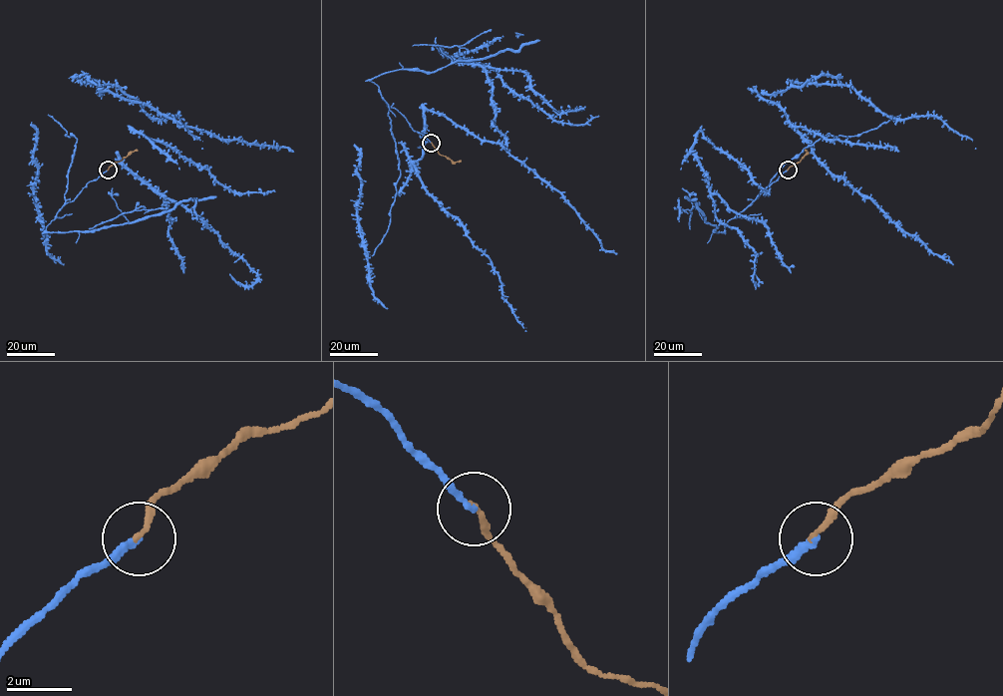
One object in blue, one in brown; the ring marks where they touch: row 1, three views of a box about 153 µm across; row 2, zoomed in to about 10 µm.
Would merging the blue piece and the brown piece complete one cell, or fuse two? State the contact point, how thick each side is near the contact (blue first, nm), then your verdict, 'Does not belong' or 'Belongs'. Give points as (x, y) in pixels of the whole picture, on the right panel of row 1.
Place: (788, 170). Thickness 200 nm (blue) against 190 nm. Belongs

